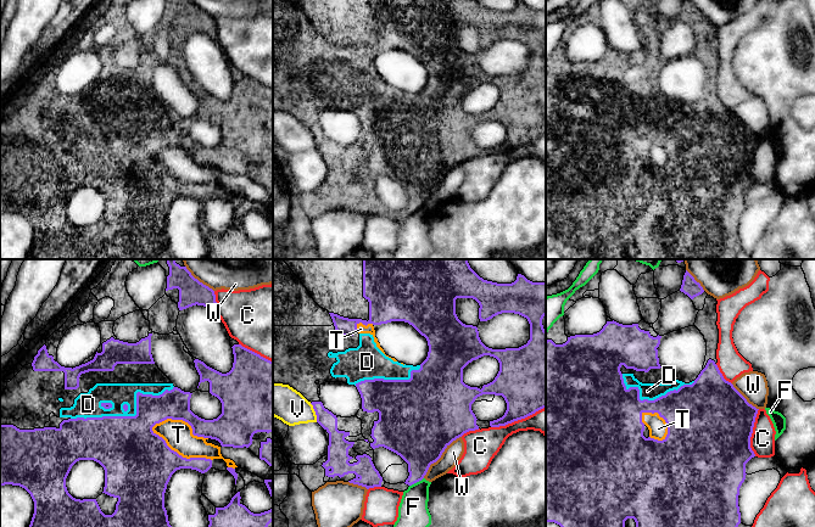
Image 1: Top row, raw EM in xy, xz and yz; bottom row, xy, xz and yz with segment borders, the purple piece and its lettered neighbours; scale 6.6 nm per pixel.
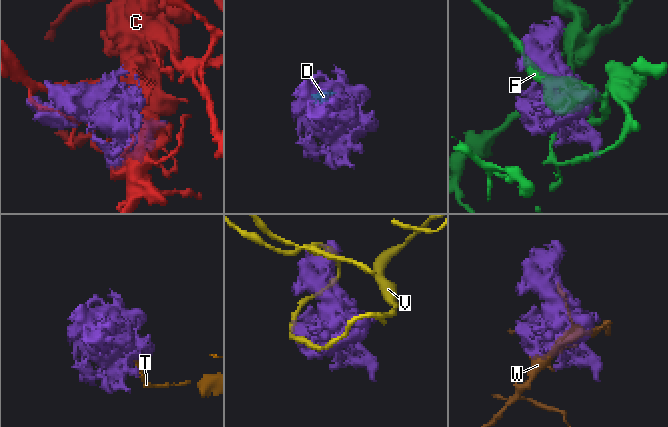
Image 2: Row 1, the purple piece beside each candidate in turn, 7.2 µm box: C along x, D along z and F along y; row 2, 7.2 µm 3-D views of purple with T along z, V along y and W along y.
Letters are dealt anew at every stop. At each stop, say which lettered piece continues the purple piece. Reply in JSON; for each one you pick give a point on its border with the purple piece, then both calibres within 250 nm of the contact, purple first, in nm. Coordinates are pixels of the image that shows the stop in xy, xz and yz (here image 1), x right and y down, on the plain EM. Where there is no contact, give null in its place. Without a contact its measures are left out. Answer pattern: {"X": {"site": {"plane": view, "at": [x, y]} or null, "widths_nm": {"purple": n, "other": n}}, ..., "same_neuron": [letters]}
{"D": {"site": {"plane": "xy", "at": [132, 144]}, "widths_nm": {"purple": 400, "other": 150}}, "same_neuron": ["D"]}

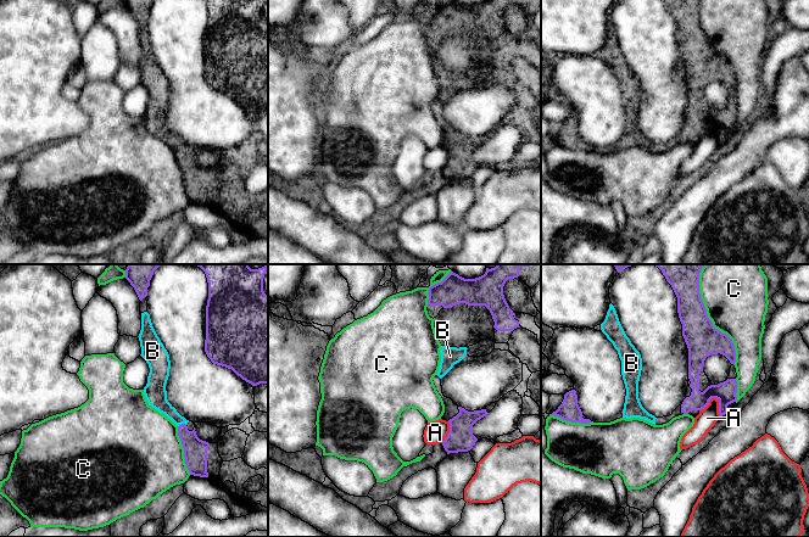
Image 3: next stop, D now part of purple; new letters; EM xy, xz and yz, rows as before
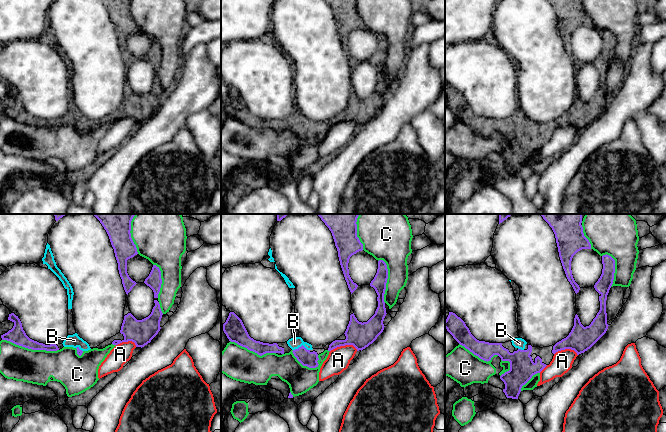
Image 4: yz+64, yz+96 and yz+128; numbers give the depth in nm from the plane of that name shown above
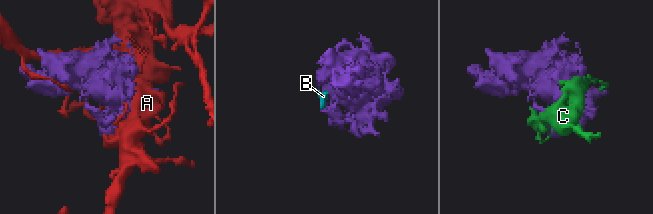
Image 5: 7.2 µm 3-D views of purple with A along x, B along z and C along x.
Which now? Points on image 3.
{"B": {"site": {"plane": "xy", "at": [182, 151]}, "widths_nm": {"purple": 160, "other": 140}}, "same_neuron": ["B"]}

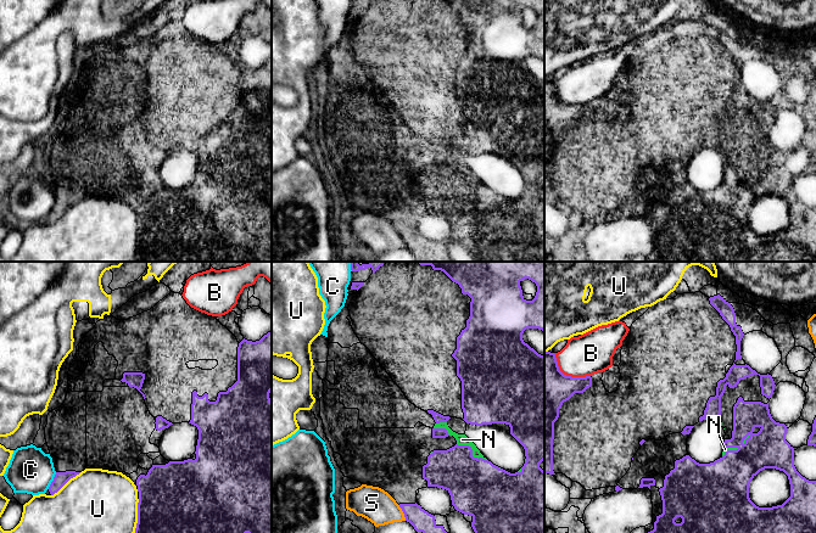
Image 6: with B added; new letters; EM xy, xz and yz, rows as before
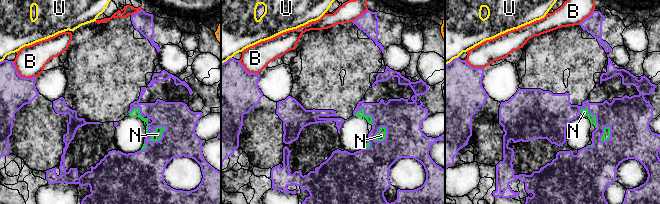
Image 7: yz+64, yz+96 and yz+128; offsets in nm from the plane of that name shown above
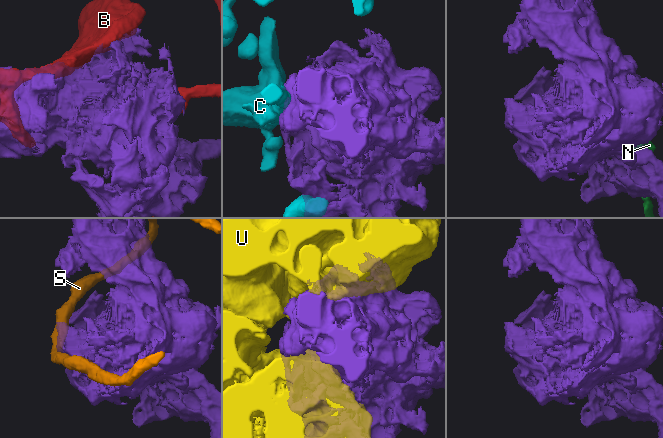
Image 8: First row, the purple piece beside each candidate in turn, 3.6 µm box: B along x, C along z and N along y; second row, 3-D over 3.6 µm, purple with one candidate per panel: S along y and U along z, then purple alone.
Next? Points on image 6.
{"same_neuron": []}

